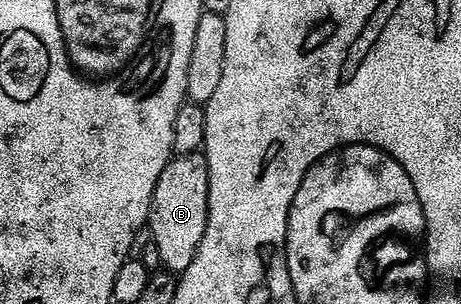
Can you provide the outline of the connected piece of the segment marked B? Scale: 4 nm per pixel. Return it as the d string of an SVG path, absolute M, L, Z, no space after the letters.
M194 156L171 159L164 174L160 174L160 182L156 182L148 221L148 233L154 239L158 260L166 267L163 269L167 273L181 274L188 270L188 266L192 266L192 258L196 258L209 221L210 175L205 159Z

